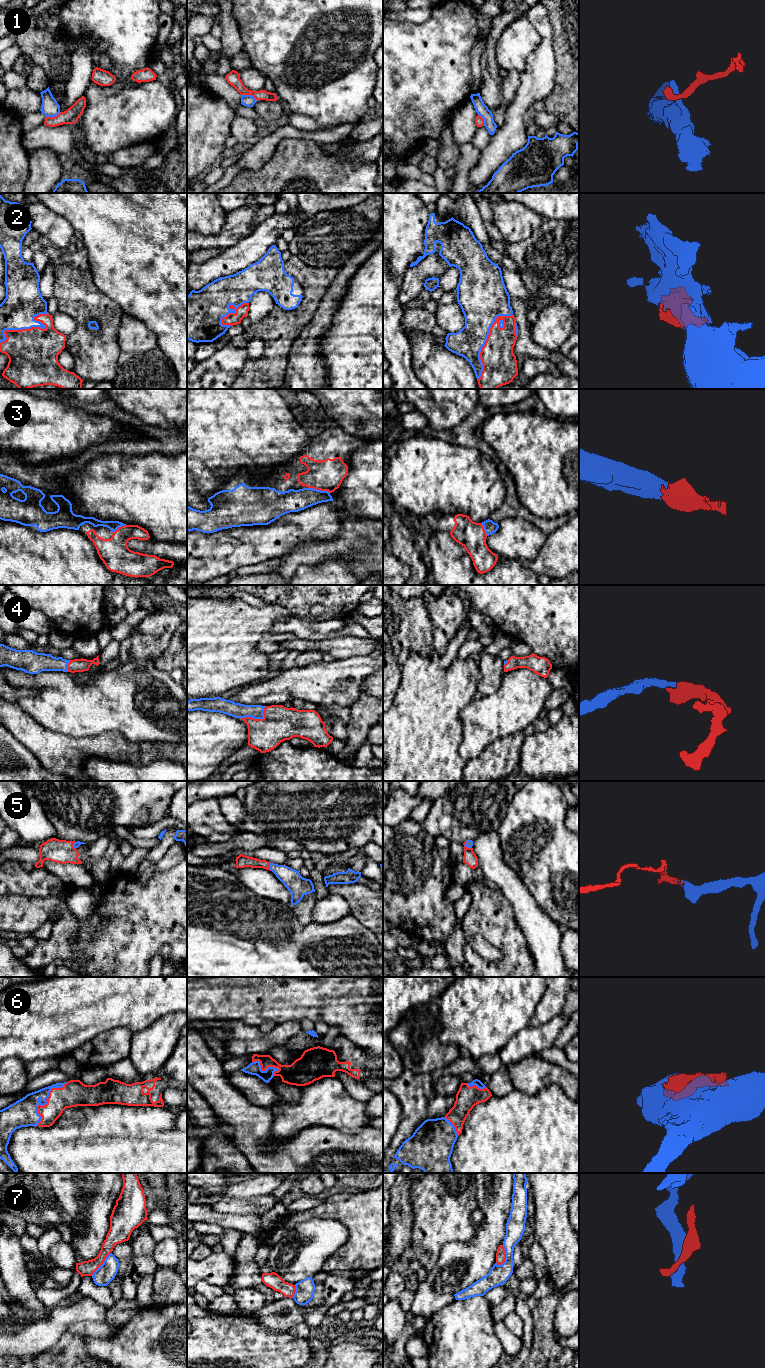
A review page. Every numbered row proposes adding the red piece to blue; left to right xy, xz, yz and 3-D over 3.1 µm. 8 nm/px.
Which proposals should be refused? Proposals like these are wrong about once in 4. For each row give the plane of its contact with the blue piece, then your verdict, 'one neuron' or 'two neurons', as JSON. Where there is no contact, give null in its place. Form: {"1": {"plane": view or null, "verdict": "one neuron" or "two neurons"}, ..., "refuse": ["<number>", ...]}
{"1": {"plane": "xz", "verdict": "two neurons"}, "2": {"plane": "xy", "verdict": "one neuron"}, "3": {"plane": "xz", "verdict": "one neuron"}, "4": {"plane": "xz", "verdict": "one neuron"}, "5": {"plane": "xz", "verdict": "one neuron"}, "6": {"plane": "xy", "verdict": "one neuron"}, "7": {"plane": "yz", "verdict": "two neurons"}, "refuse": ["1", "7"]}

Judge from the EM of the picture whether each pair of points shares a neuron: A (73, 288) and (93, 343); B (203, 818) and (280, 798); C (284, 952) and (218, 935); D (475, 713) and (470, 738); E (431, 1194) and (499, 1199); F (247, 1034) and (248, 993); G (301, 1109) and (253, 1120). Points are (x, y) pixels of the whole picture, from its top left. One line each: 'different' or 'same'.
A: same
B: different
C: same
D: same
E: different
F: different
G: different

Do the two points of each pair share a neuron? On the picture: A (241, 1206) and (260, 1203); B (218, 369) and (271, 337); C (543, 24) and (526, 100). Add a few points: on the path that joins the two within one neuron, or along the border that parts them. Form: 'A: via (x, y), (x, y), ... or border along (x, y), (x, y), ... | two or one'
A: via (246, 1206), (255, 1206) | one
B: border along (248, 357), (236, 377) | two
C: via (545, 43), (545, 53), (537, 81) | one

